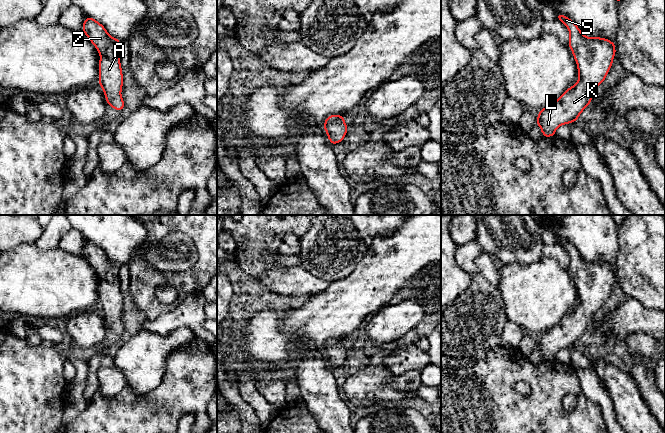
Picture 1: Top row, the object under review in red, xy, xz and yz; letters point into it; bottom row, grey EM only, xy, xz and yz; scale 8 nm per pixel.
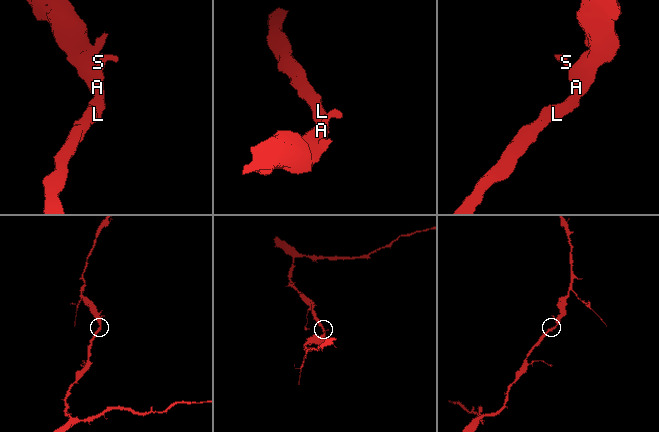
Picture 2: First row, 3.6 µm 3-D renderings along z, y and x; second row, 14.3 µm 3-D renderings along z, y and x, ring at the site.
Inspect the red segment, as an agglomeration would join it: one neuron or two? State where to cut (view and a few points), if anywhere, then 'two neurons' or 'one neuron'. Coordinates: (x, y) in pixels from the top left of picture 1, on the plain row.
no cut; one neuron

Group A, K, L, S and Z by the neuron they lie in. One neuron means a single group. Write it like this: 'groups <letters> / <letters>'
groups A K L S Z

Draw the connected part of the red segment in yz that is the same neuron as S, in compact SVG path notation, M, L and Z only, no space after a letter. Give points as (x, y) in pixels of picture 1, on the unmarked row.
M557 237L556 242L569 254L568 270L578 291L579 304L553 328L539 334L536 348L545 362L553 361L559 350L577 345L591 327L595 313L606 303L616 278L614 266L584 260L574 245L561 237Z

